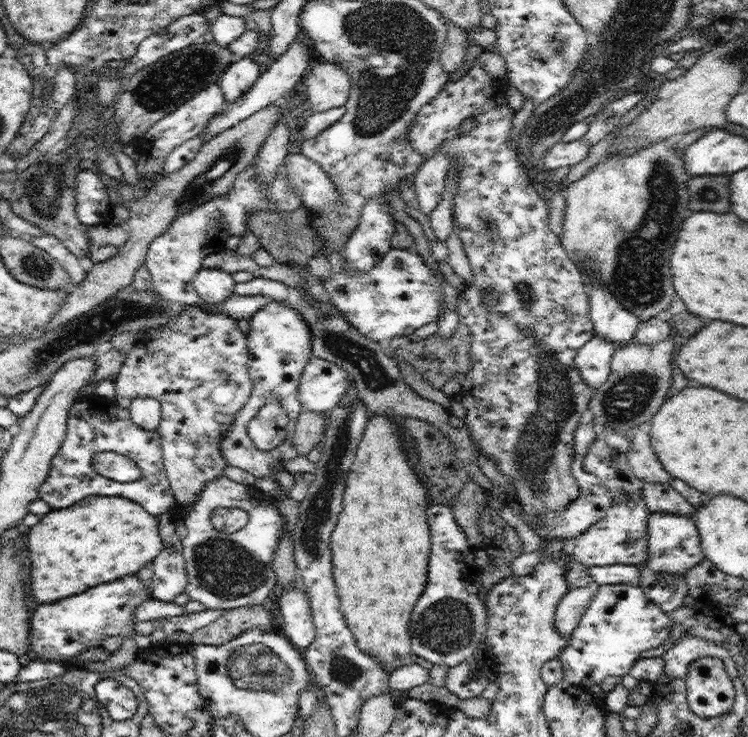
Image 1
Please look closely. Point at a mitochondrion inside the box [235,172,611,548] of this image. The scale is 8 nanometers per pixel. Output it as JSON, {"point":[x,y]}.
{"point":[534,457]}

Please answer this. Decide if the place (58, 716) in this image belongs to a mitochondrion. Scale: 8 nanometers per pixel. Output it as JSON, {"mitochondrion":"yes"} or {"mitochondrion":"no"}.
{"mitochondrion":"yes"}

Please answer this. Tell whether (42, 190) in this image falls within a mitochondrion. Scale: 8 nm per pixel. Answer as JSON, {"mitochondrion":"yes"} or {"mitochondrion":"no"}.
{"mitochondrion":"yes"}

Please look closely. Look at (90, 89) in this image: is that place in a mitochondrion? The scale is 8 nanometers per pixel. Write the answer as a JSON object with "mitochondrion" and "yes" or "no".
{"mitochondrion":"no"}

